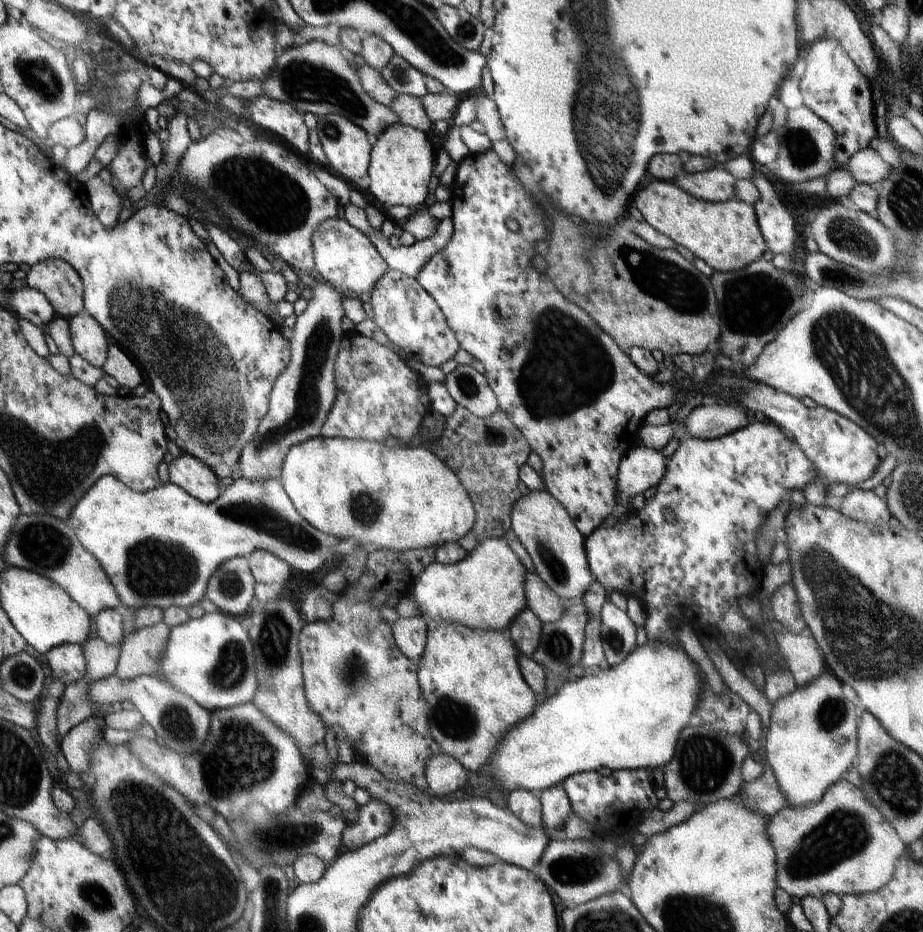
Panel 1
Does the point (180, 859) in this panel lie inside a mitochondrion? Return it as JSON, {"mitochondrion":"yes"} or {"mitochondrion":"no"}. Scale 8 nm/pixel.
{"mitochondrion":"no"}

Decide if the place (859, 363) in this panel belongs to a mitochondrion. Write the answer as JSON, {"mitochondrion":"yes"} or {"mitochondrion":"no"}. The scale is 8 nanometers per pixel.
{"mitochondrion":"yes"}

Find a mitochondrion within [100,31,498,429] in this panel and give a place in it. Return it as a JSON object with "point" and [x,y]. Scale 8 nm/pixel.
{"point":[302,80]}

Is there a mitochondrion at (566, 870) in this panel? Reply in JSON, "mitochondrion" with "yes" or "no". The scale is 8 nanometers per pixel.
{"mitochondrion":"yes"}

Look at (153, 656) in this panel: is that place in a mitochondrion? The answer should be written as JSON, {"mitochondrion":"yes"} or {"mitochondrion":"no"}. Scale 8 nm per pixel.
{"mitochondrion":"no"}

